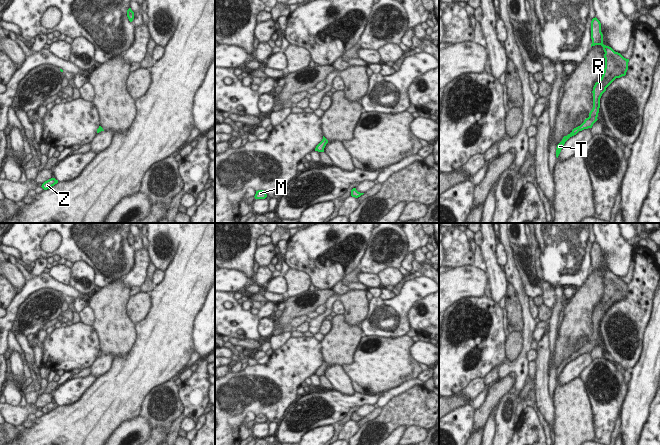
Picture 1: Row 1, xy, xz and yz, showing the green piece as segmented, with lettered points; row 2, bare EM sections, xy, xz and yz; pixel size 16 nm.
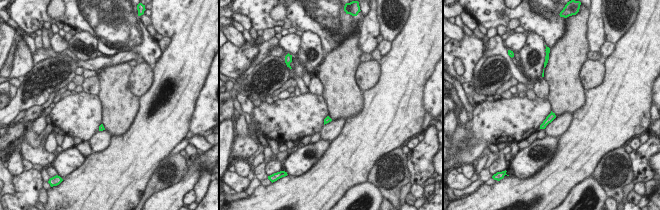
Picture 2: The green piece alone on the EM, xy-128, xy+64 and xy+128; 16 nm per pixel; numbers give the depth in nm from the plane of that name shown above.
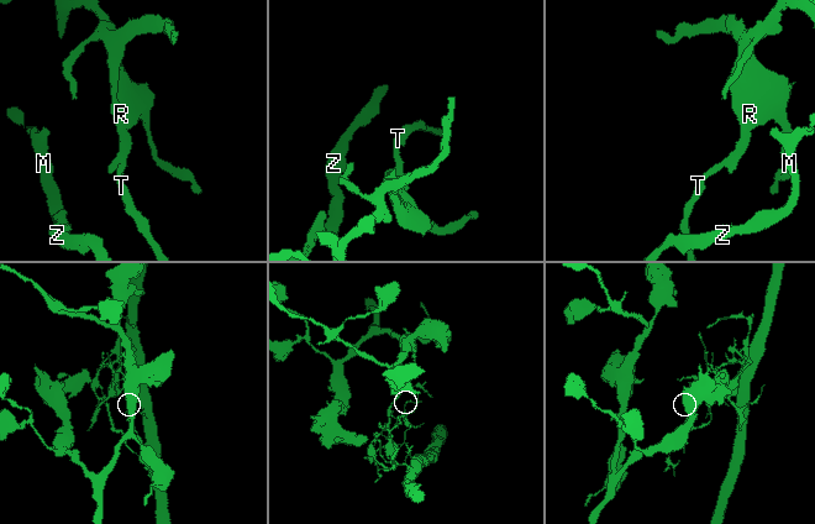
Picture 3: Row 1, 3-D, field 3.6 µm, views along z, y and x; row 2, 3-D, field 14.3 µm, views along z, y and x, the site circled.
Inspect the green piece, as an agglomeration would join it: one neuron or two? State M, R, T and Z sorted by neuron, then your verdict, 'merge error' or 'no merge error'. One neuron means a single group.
M R T Z; no merge error

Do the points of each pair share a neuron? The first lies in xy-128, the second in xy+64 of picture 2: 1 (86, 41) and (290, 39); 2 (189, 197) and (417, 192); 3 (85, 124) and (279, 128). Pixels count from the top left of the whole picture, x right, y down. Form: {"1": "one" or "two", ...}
{"1": "two", "2": "one", "3": "one"}

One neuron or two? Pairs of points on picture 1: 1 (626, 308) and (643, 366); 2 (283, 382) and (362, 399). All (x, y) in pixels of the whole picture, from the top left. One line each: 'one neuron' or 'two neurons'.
1: two neurons
2: two neurons

